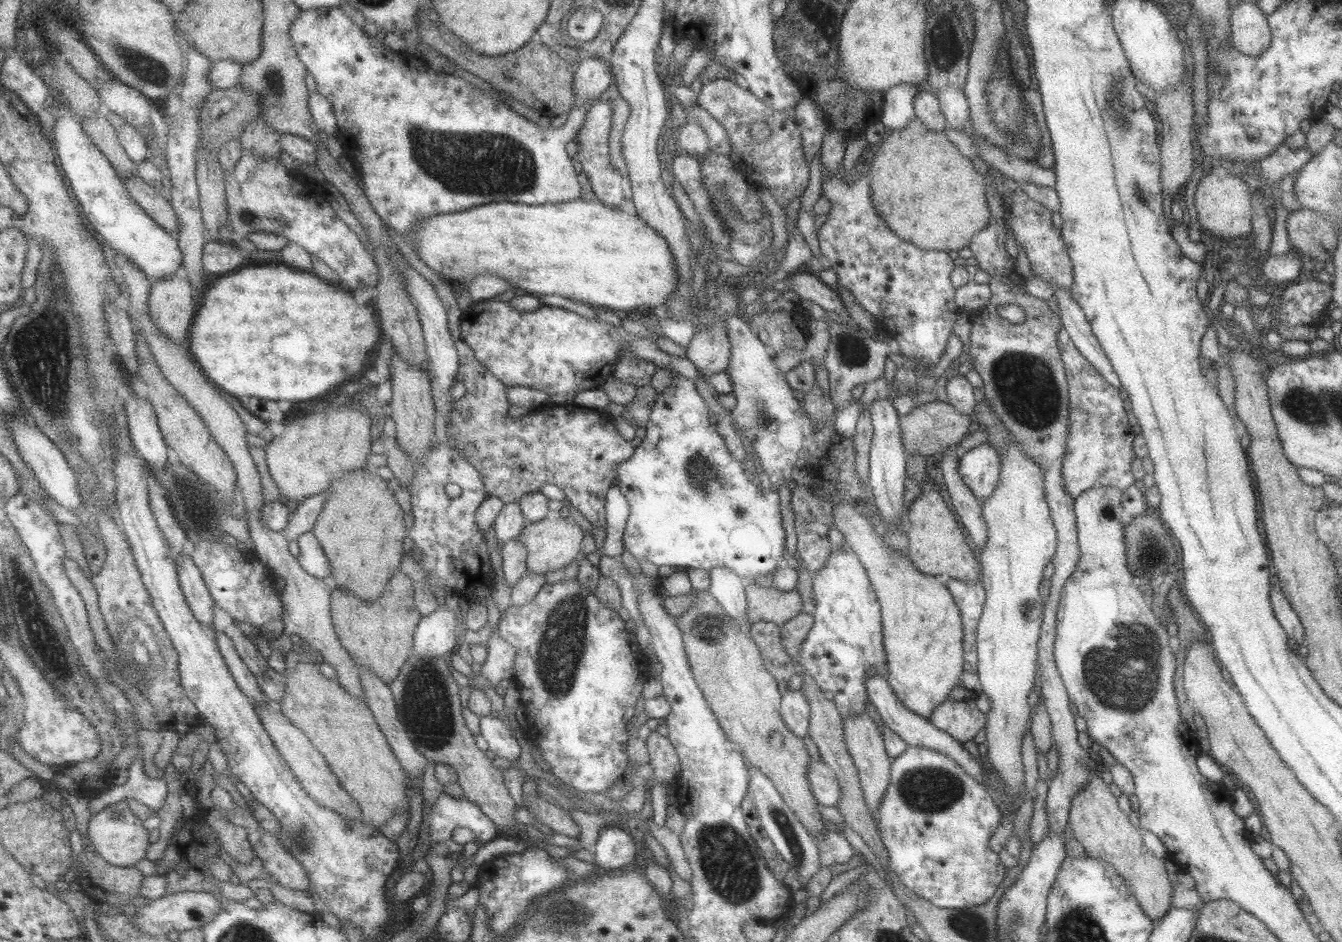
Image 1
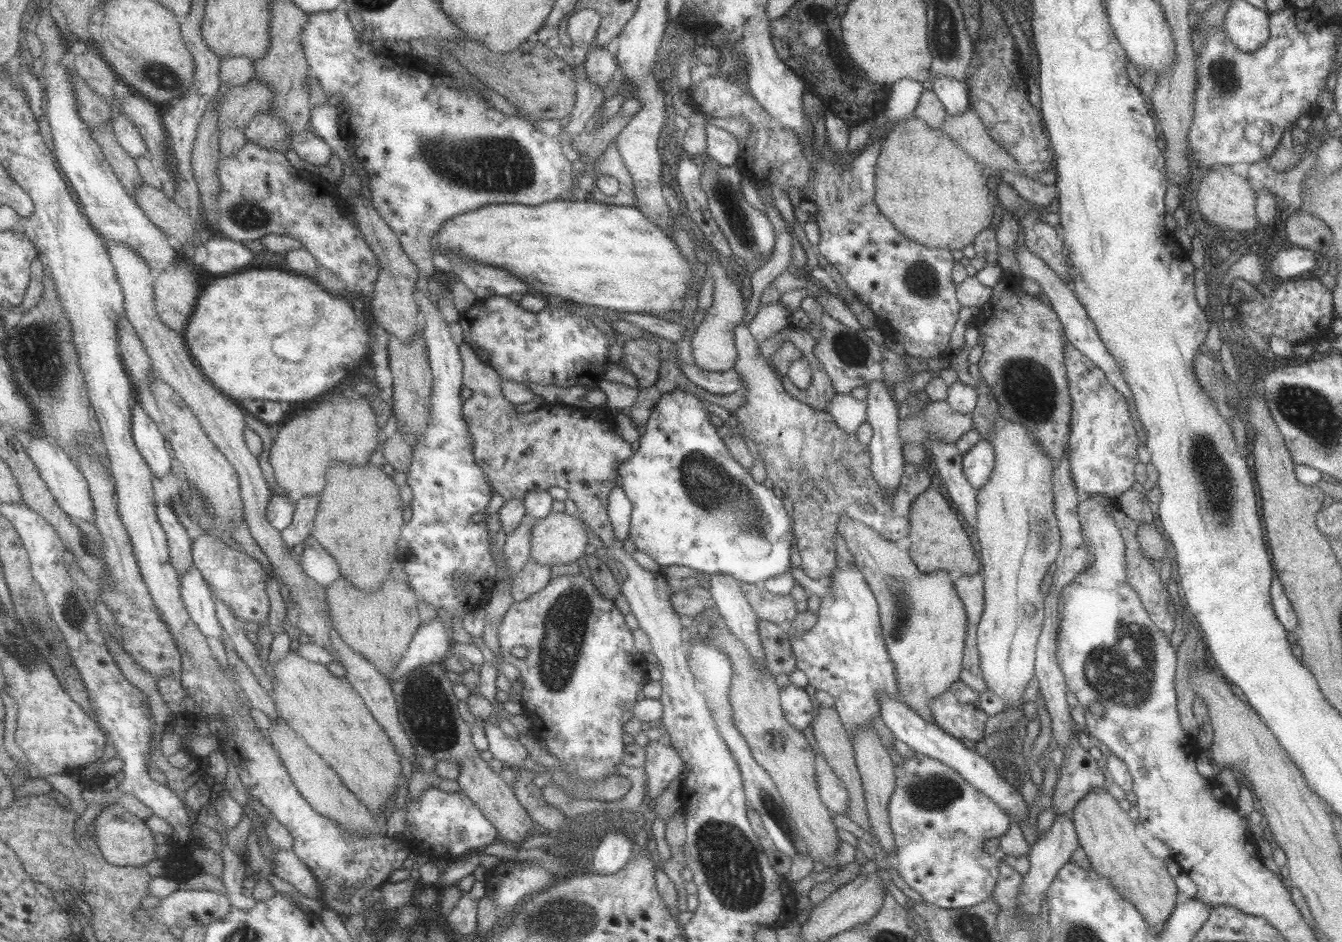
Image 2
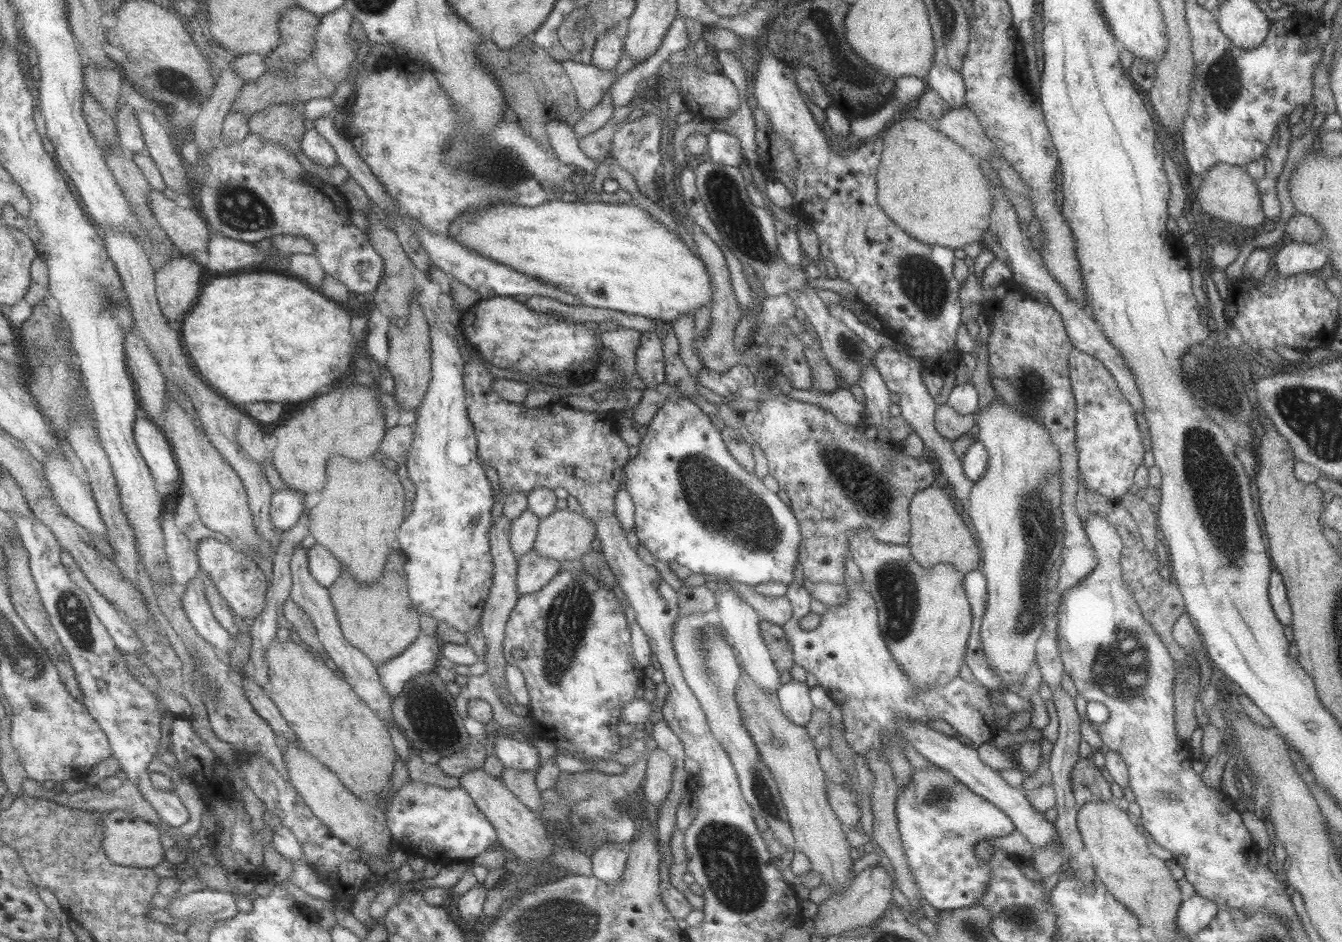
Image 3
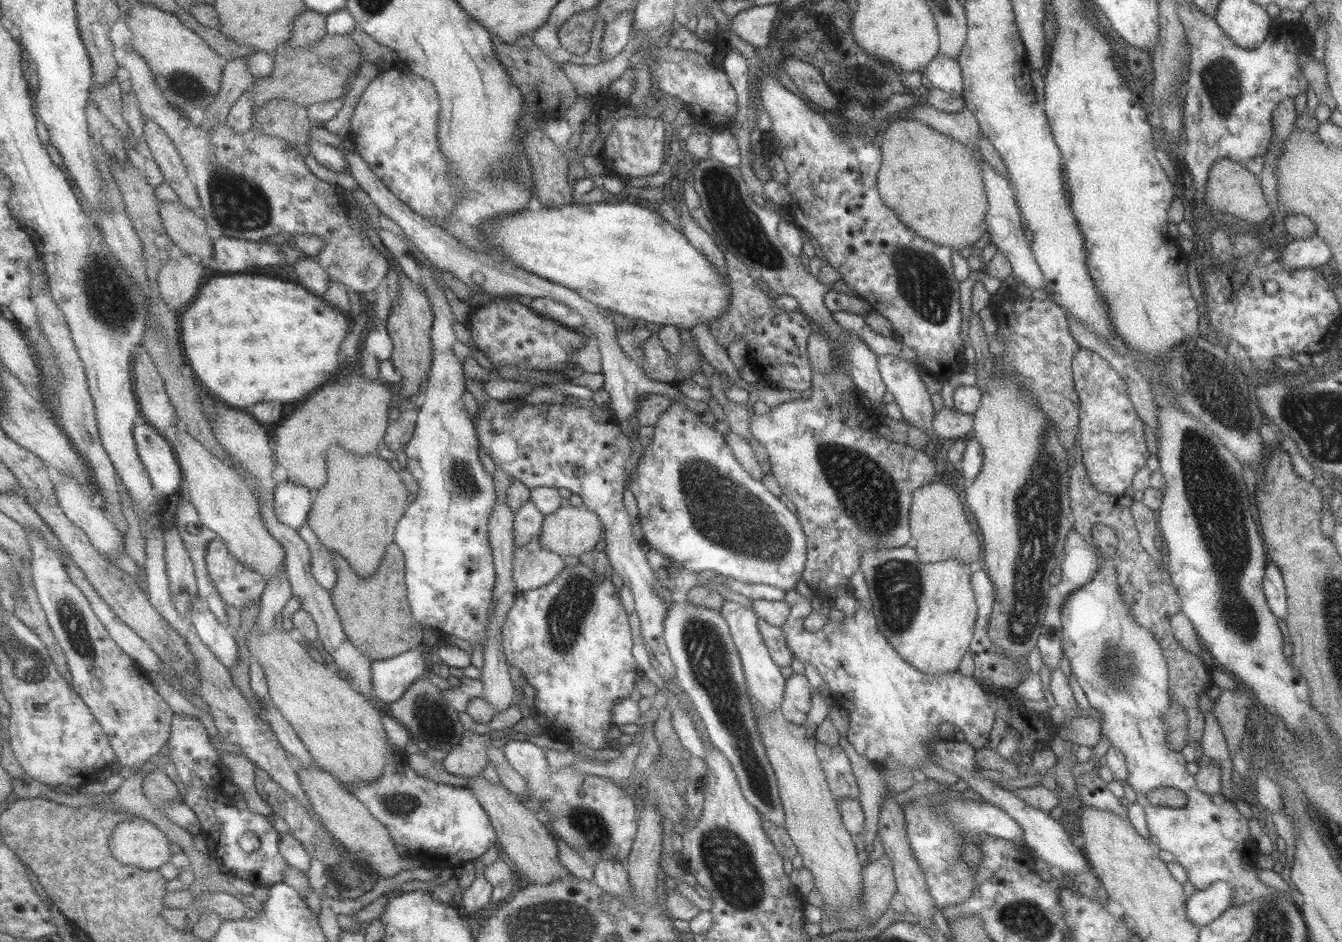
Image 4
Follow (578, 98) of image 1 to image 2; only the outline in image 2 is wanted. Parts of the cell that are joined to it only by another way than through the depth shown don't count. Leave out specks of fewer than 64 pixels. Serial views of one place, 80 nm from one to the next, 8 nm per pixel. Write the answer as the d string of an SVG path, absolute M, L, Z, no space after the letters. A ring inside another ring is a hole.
M594 47L589 50L581 67L588 81L603 89L611 80L613 71L618 67L617 65L618 59L610 54L607 48Z

